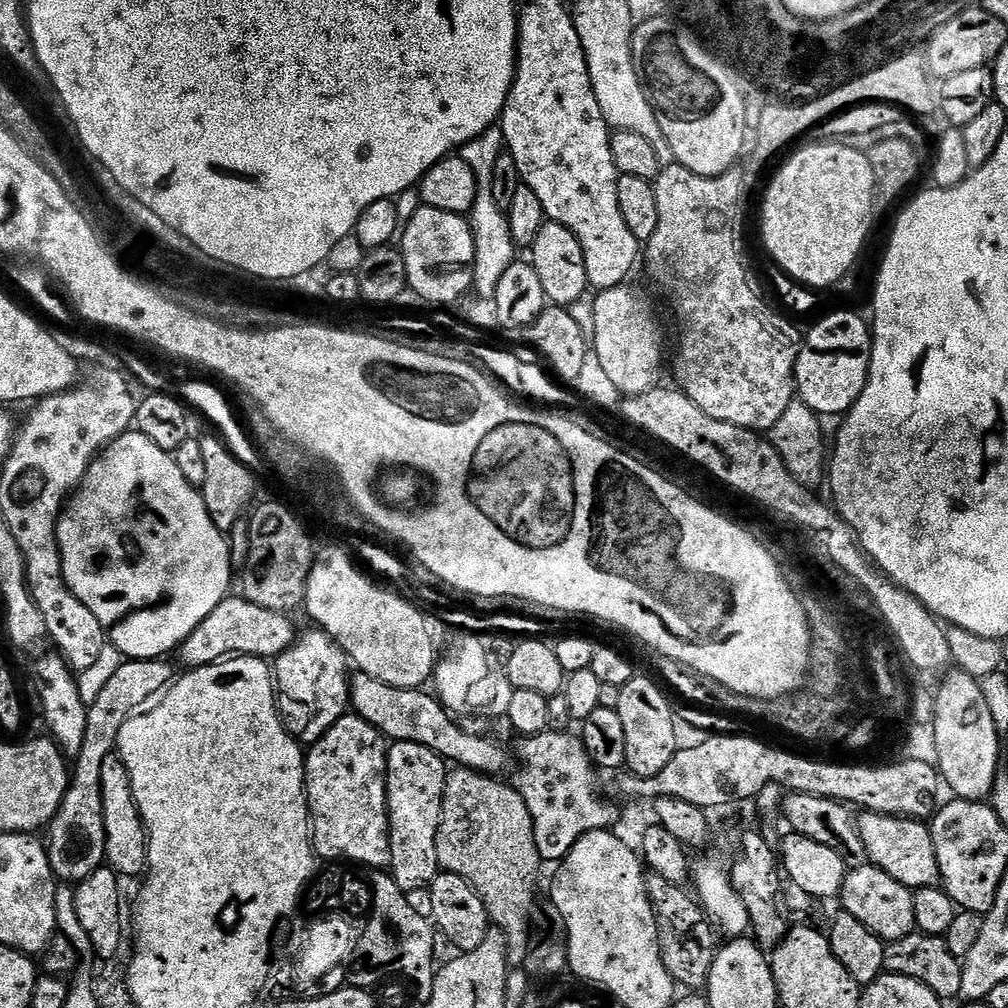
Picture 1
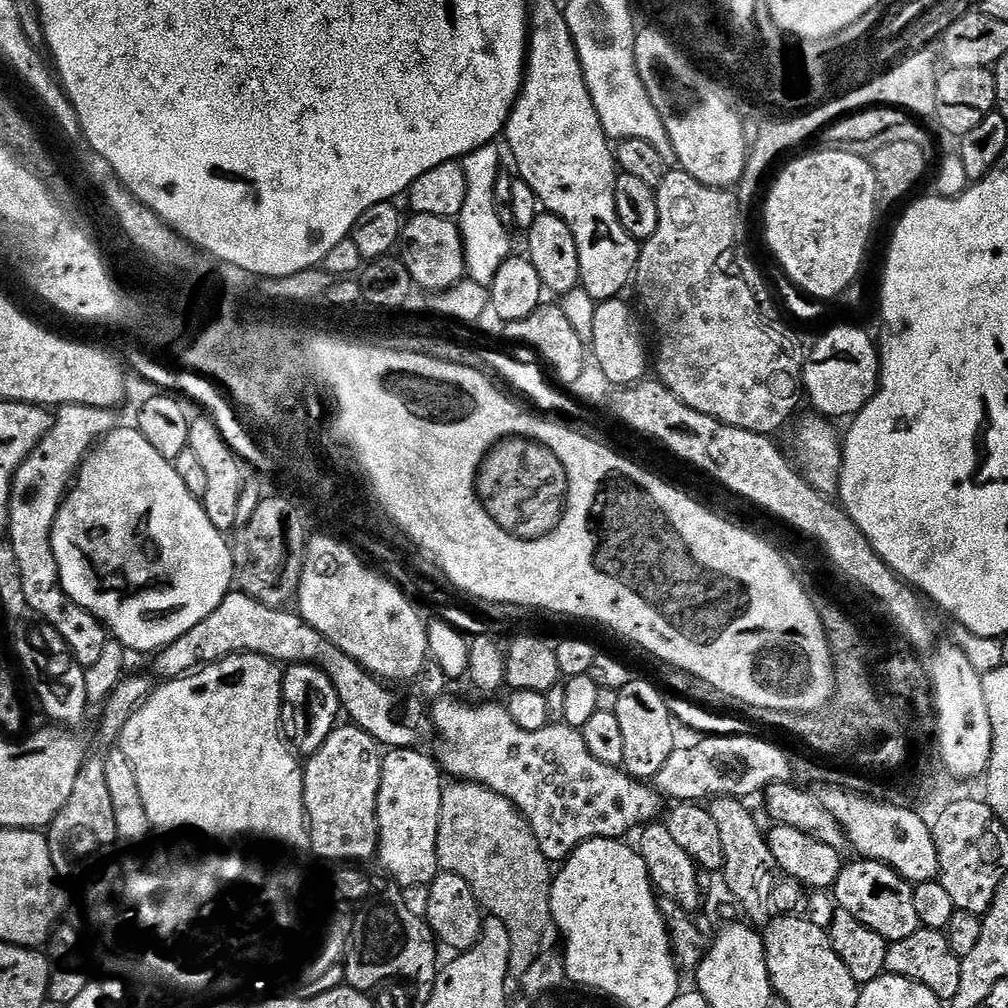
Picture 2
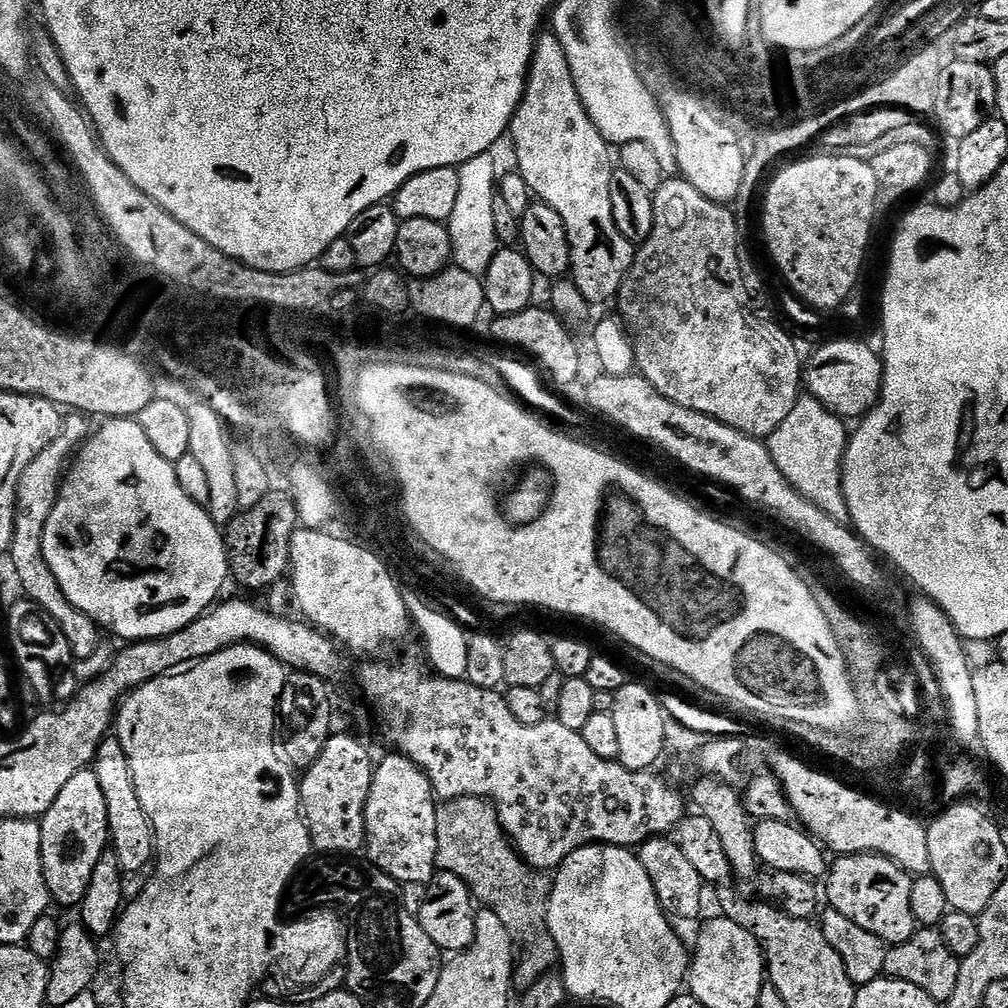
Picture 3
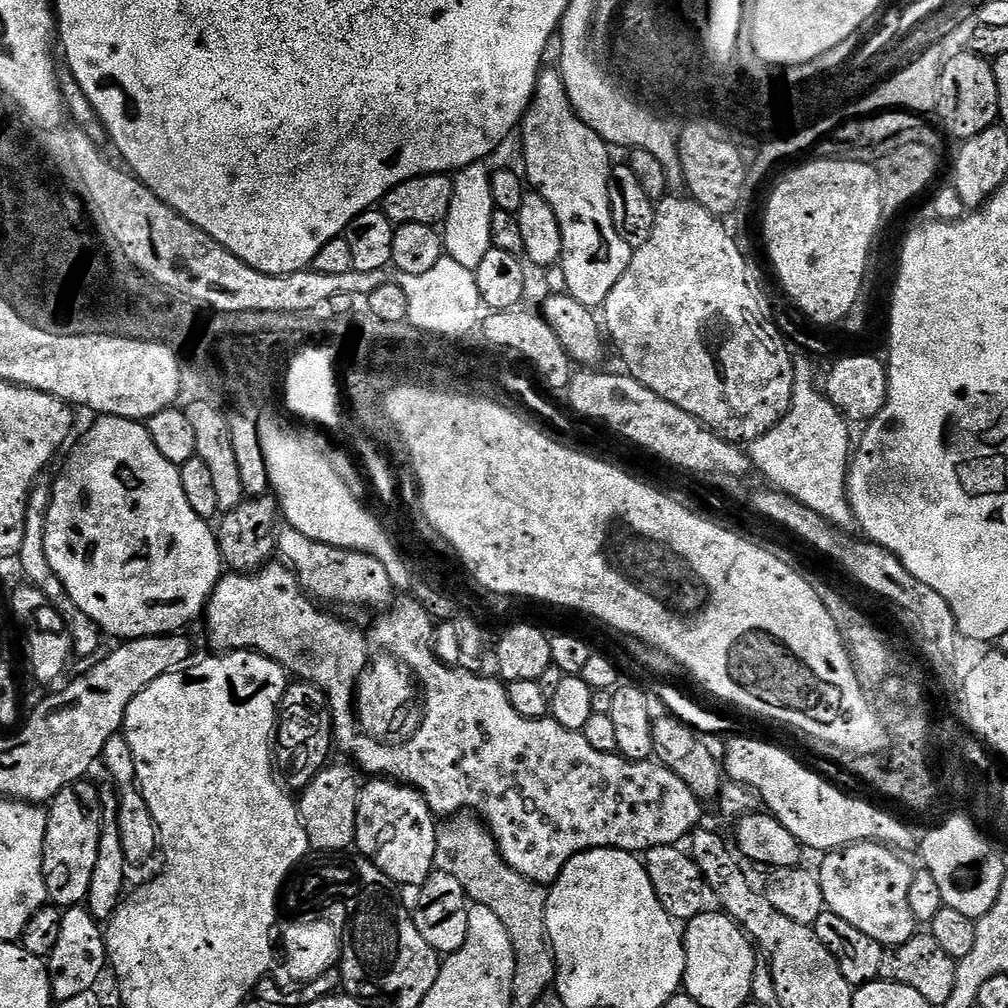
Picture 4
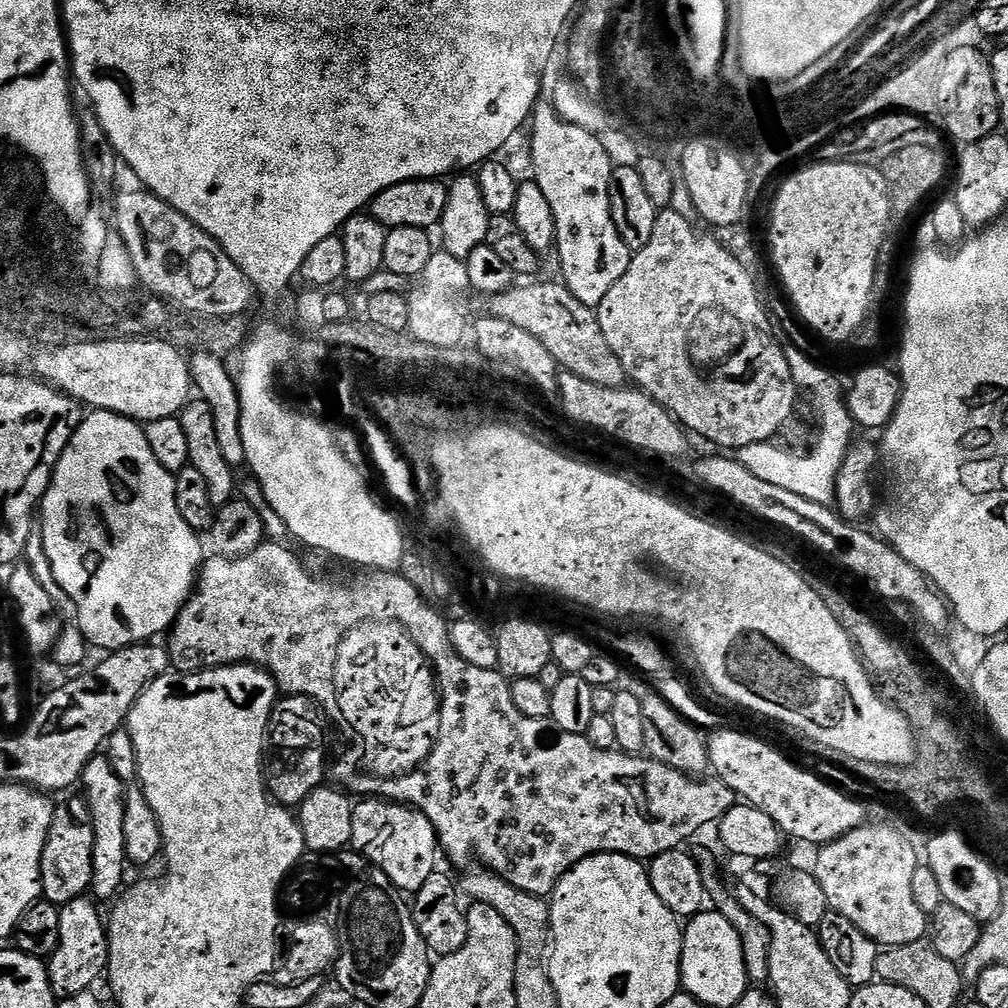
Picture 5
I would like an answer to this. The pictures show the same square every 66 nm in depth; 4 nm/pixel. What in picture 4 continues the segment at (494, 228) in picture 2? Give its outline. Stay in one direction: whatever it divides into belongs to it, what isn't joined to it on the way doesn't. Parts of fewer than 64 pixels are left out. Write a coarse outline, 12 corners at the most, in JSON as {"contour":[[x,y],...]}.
{"contour":[[487,163],[455,173],[444,250],[475,270],[497,206]]}

